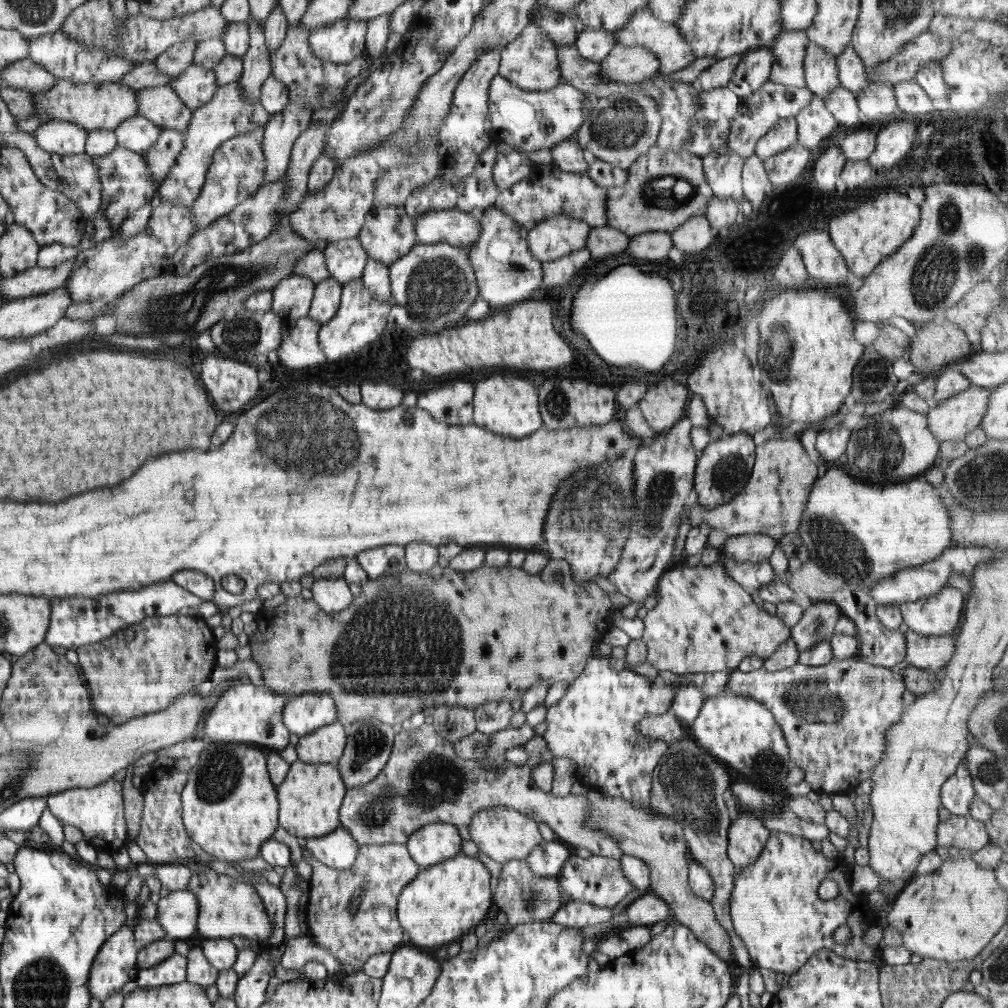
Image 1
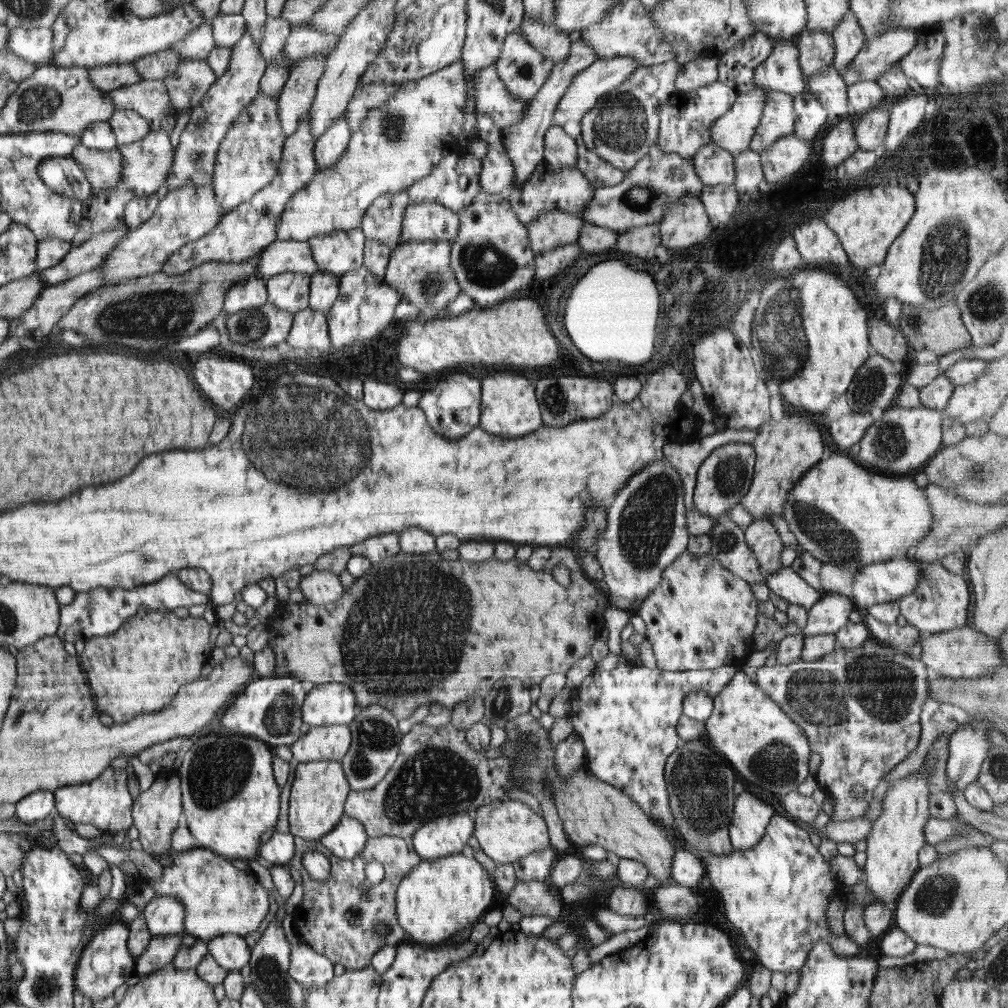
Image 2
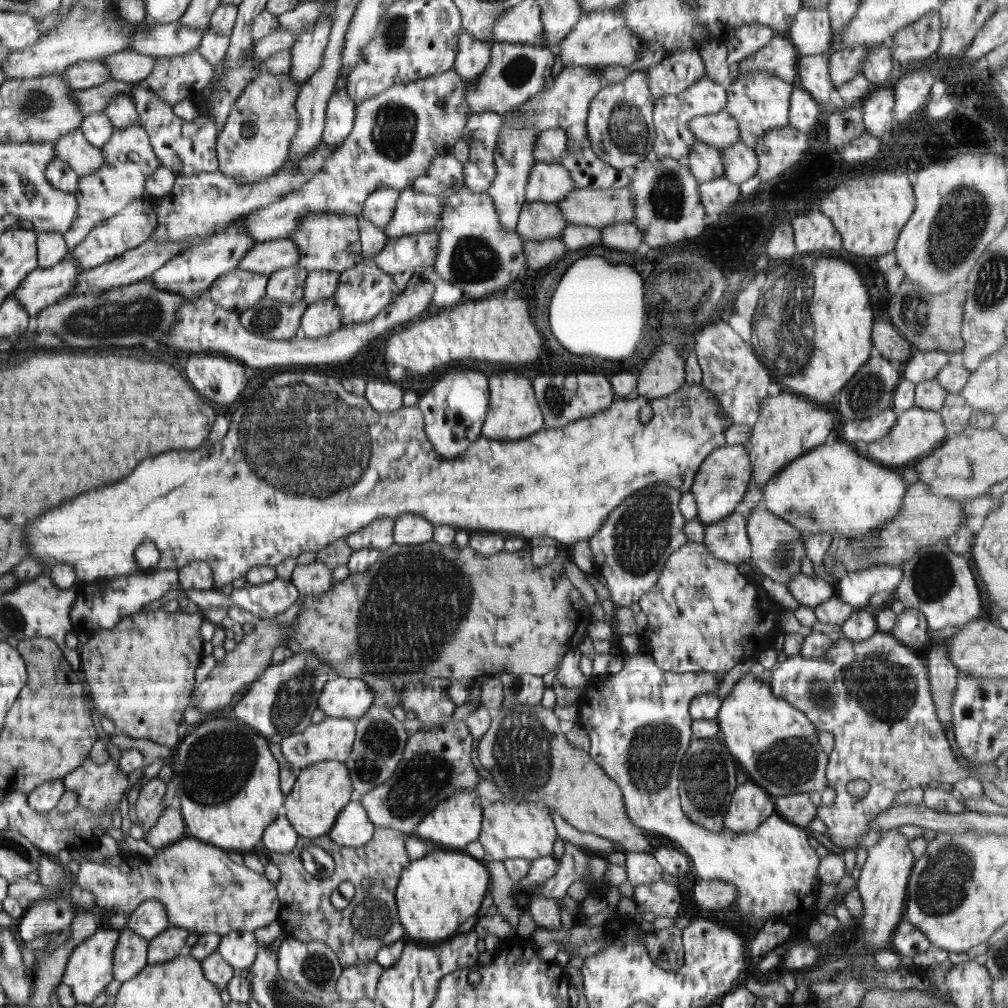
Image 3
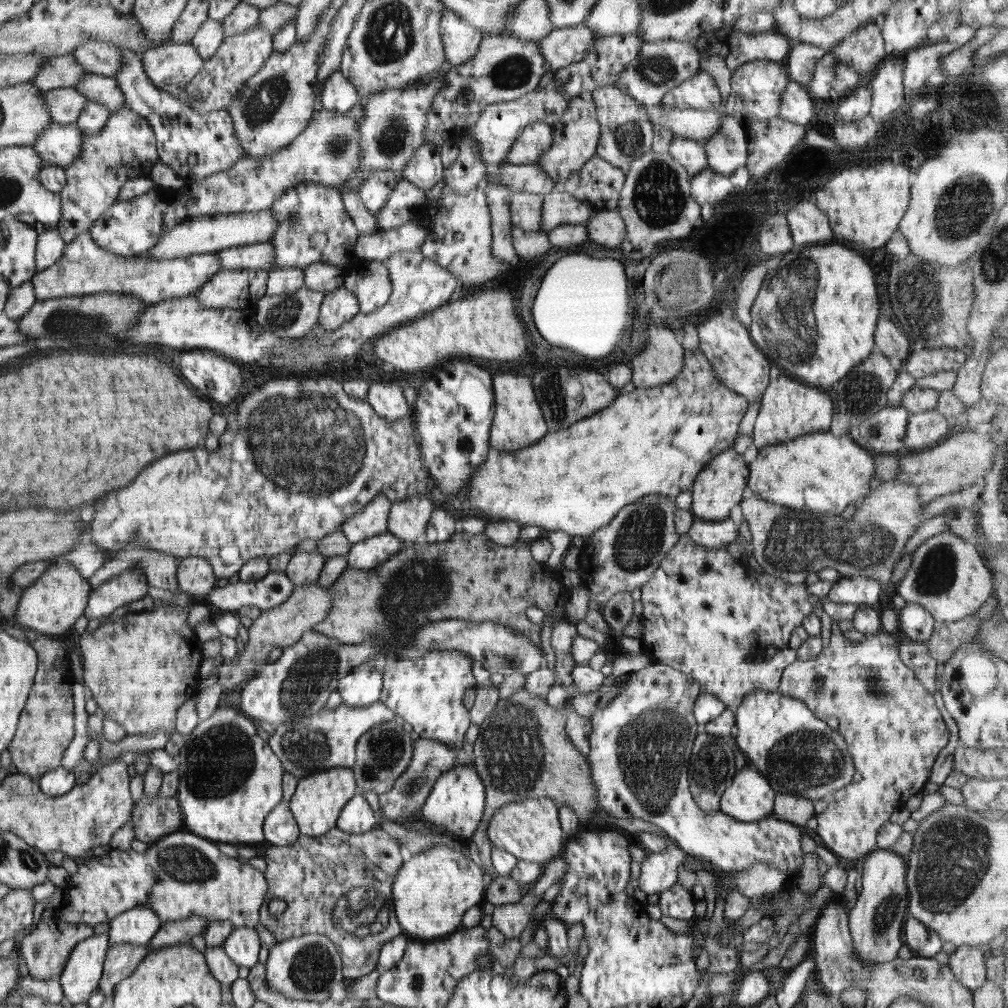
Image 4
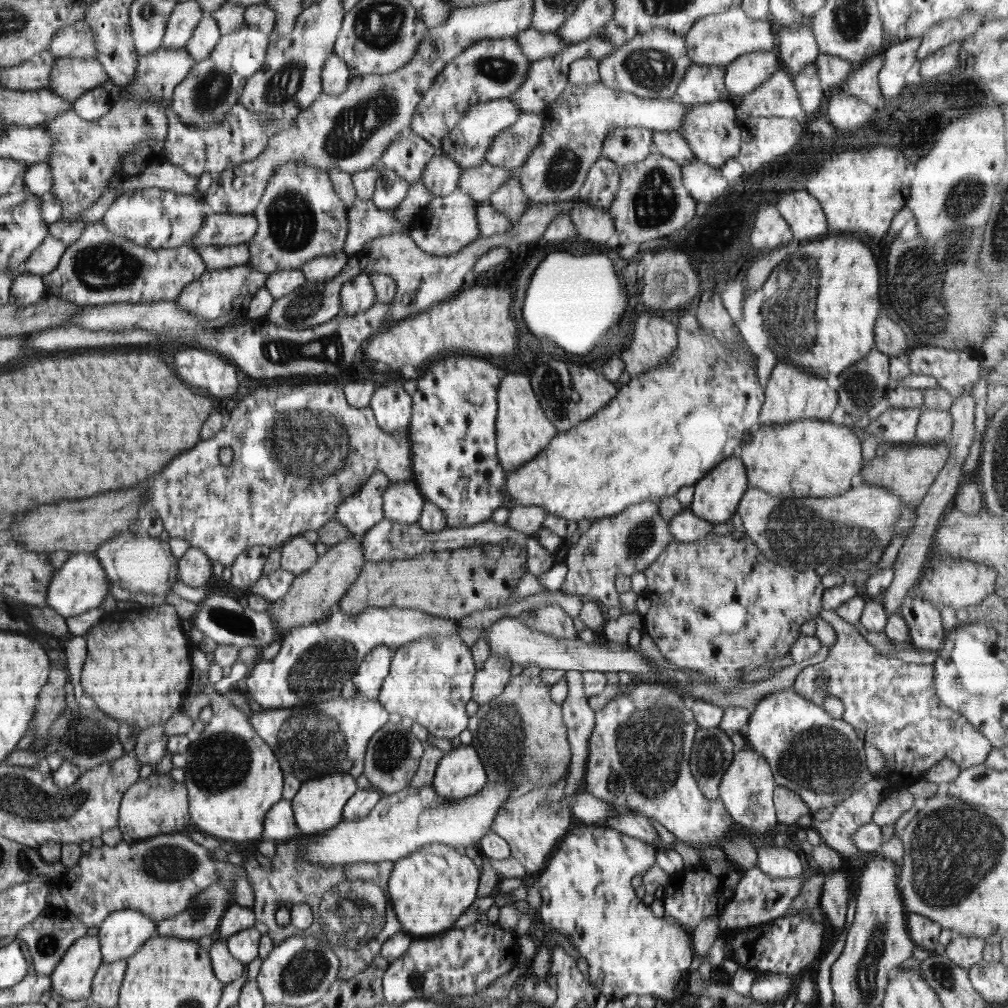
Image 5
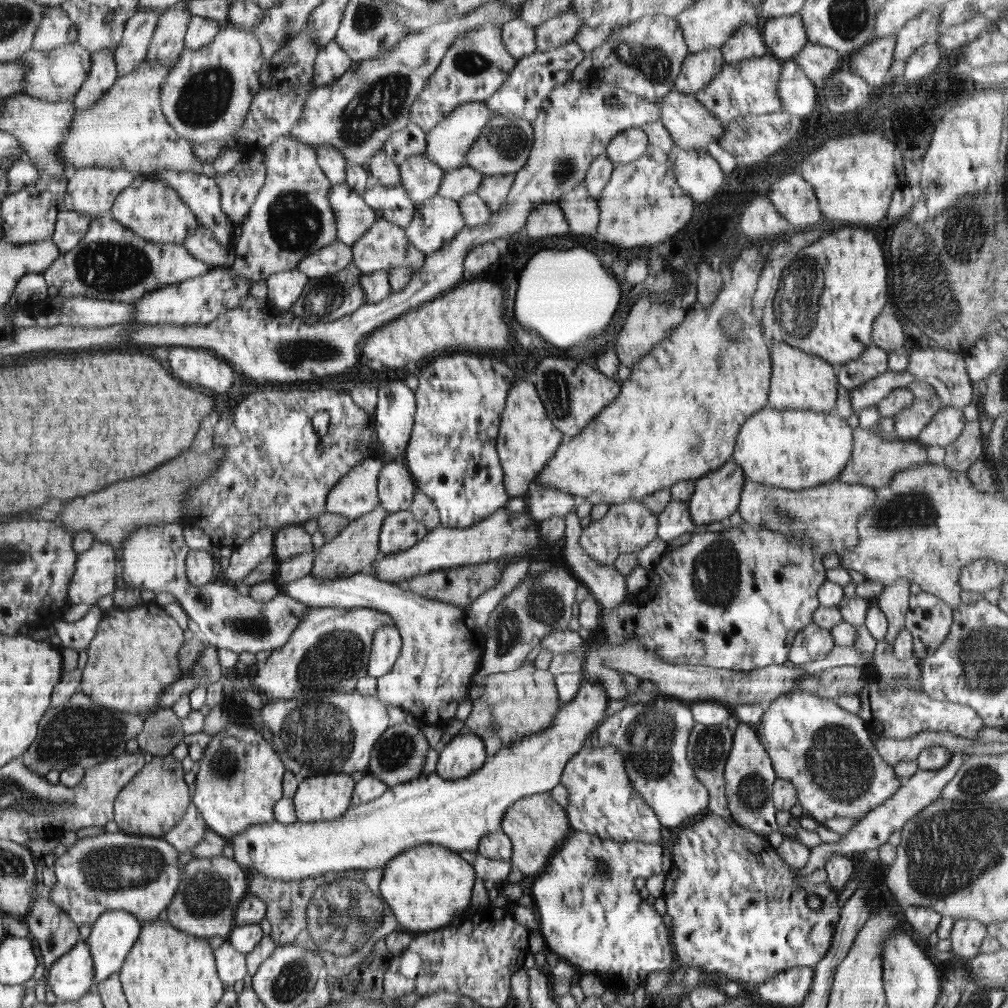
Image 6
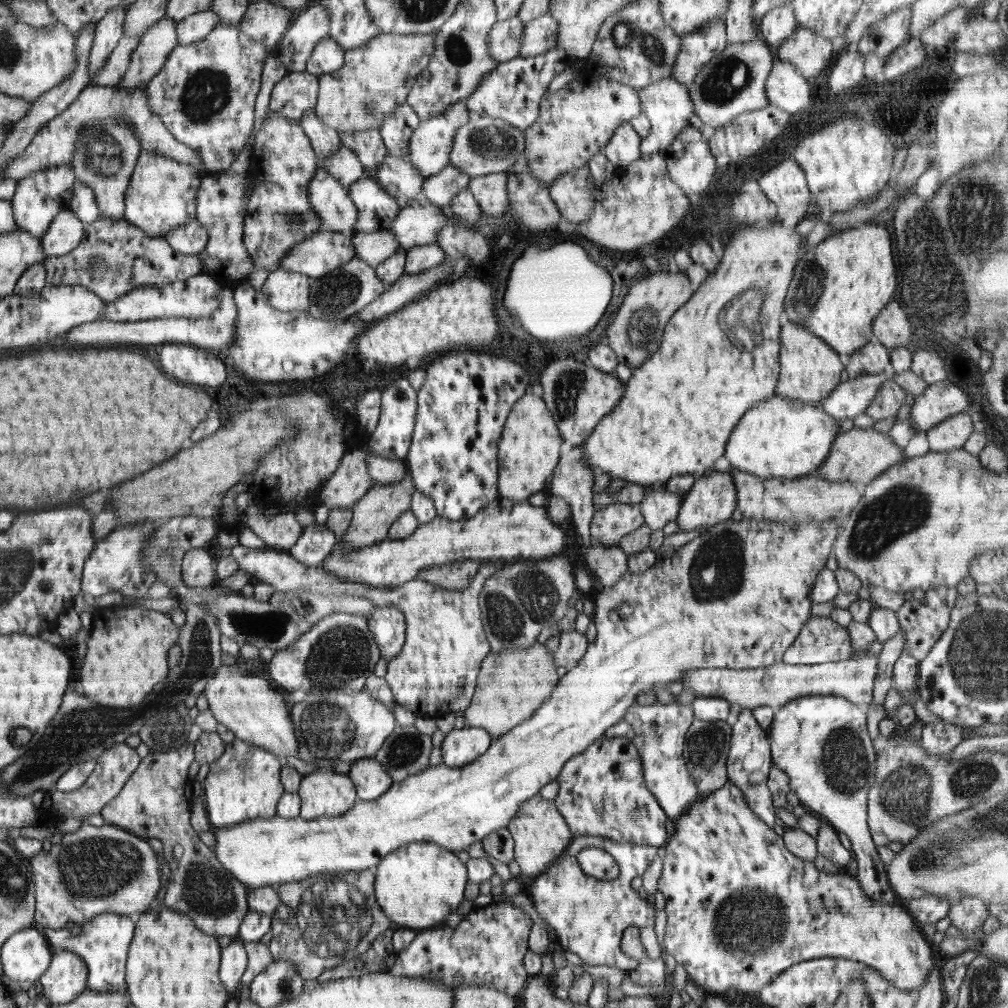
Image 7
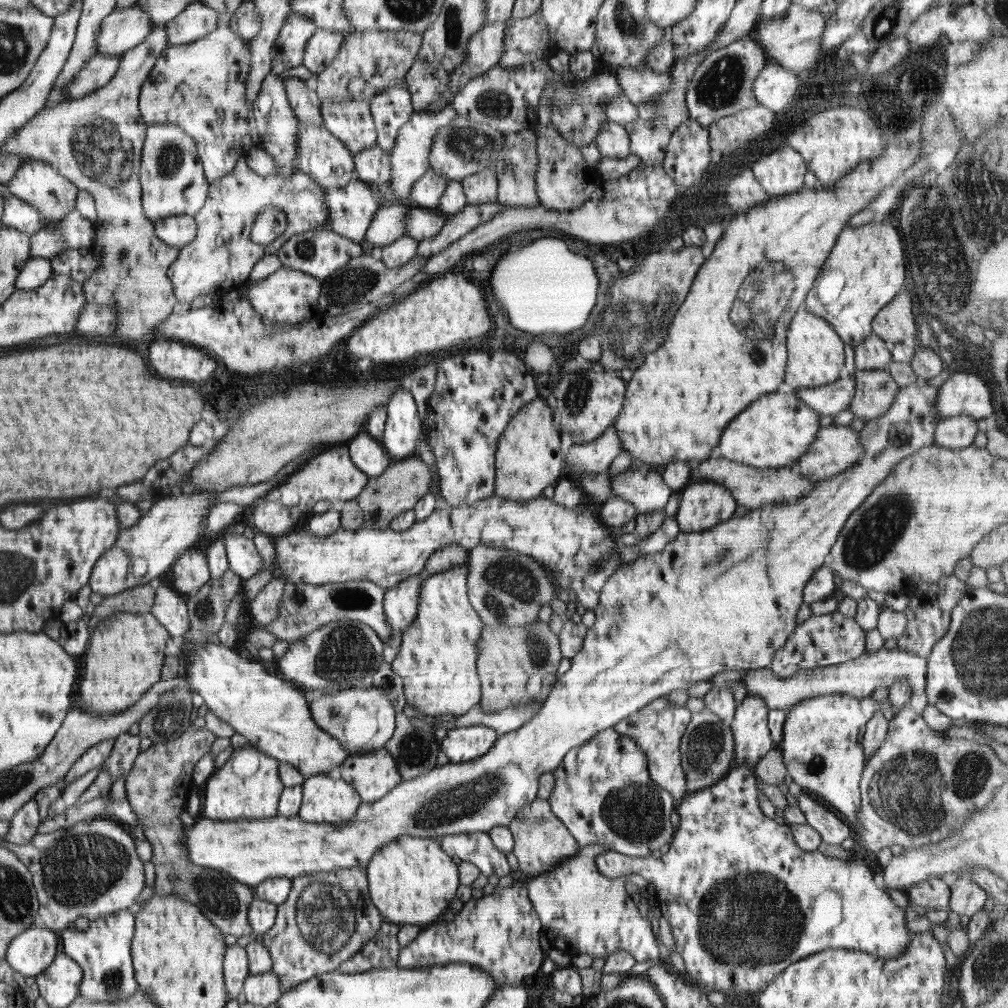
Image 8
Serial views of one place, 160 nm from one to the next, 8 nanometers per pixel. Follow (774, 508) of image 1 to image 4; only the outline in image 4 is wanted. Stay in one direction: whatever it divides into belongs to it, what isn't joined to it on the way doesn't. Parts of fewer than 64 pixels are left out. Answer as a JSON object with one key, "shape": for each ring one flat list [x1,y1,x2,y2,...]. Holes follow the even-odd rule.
{"shape":[[781,373,776,382,769,382,761,397,759,414,753,428,754,446,760,450,766,446,794,441,794,437,808,433,827,432,833,421,834,410,835,405,828,391,808,387]]}

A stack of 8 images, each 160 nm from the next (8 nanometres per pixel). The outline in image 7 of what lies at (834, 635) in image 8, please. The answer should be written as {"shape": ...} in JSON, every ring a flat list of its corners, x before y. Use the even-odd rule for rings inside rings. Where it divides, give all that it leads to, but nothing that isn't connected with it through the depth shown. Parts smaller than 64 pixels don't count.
{"shape":[[811,616,801,628,794,643,784,653,783,661,789,665,813,665,846,660,853,646,847,627,840,626,830,617]]}

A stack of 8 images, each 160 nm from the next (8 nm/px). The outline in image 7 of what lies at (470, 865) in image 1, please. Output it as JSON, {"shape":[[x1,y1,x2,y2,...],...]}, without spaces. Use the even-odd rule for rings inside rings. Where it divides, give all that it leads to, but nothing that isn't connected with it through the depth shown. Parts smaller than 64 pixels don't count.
{"shape":[[426,842,407,843,402,848,386,855,375,868,374,894,378,906,382,906,384,914,392,920,393,926,405,929,428,930,445,924,446,917,456,912,468,883,467,868,456,853,442,846]]}

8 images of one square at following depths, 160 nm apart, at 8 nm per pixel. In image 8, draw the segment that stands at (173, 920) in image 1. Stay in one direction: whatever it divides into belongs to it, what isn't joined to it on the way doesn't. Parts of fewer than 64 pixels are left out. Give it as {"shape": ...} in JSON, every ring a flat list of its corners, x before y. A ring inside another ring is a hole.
{"shape":[[128,910,118,911,112,915,90,921,86,931,64,929,61,934,62,950,74,959,85,970,85,978,81,983,80,995,91,1001,118,1001,121,998,132,997,138,992,136,971,133,969,132,940,136,935,136,913]]}

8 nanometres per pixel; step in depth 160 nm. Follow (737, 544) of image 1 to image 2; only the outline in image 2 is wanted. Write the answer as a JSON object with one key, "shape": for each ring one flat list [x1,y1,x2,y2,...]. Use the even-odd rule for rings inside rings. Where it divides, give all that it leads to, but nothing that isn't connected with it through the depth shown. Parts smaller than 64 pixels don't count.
{"shape":[[753,520,745,530,745,541,759,562,764,576,782,568,780,554,784,543,770,520]]}

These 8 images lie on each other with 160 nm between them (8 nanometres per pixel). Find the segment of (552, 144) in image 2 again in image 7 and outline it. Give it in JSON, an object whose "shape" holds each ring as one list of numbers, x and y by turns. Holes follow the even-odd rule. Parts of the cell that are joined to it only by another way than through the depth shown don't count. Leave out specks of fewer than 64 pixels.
{"shape":[[473,116,456,133,450,153,450,165,470,178,490,173,511,173,514,163,525,152,525,131,509,125,505,120,484,116]]}

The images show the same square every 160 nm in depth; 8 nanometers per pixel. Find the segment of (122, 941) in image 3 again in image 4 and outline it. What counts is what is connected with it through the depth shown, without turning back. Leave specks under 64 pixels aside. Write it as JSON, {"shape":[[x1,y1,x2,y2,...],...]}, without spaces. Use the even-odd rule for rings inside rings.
{"shape":[[130,943,113,944,105,957,105,974,102,975,100,992,107,997,114,995,115,987,136,970,150,949]]}

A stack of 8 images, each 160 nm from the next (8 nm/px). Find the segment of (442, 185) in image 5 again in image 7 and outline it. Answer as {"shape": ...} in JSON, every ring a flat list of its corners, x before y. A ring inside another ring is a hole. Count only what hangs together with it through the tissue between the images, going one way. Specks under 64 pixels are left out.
{"shape":[[387,154,375,171,374,180,388,194,403,202,421,200,425,178,411,160]]}

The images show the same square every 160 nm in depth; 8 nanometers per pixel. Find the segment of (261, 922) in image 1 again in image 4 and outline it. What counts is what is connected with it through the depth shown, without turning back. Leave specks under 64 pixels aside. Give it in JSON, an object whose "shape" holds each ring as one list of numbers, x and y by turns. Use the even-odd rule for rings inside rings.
{"shape":[[184,830,162,837,143,854,132,849,122,852,112,848,107,855,78,865,78,871,70,876,68,887,64,888,69,901,59,916,68,924,95,926,142,907,154,911,162,924,204,917,209,925,230,921,235,929,255,929,261,924,259,913,266,891,264,873,250,864,228,858,218,850,216,843]]}

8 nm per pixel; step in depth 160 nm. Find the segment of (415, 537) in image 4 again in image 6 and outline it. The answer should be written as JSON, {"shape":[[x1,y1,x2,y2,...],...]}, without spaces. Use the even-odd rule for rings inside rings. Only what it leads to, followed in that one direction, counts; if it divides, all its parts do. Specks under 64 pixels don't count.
{"shape":[[403,460,384,462,377,484,377,495,388,515,409,511,416,490,415,482]]}

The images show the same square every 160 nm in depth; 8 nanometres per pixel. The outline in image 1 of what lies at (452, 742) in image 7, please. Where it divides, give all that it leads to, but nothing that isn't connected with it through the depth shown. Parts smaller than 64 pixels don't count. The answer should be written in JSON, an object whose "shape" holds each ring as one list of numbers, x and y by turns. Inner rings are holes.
{"shape":[[432,823,413,831,408,837,407,850,416,865,428,869,461,855,462,842,457,825]]}

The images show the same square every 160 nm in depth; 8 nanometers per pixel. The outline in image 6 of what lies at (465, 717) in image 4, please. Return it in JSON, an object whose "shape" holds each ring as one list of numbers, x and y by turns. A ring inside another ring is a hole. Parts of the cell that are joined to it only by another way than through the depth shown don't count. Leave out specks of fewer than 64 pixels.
{"shape":[[527,559,514,560,505,567,499,582,465,606,430,600,424,598,421,593,402,590,398,585,378,580,370,571,352,573,350,578,314,578,308,574,298,580,282,584,280,592,298,602,303,602,308,607,342,607,343,609,364,607,389,614,395,620,395,626,400,630,402,648,392,670,388,674,377,677,378,700,386,705,400,707,407,714,412,714,417,722,445,726,456,719,456,708,463,700,469,698,473,674,478,670,485,648,486,639,482,628,486,626,490,613,505,596,517,588,527,577,528,572]]}

